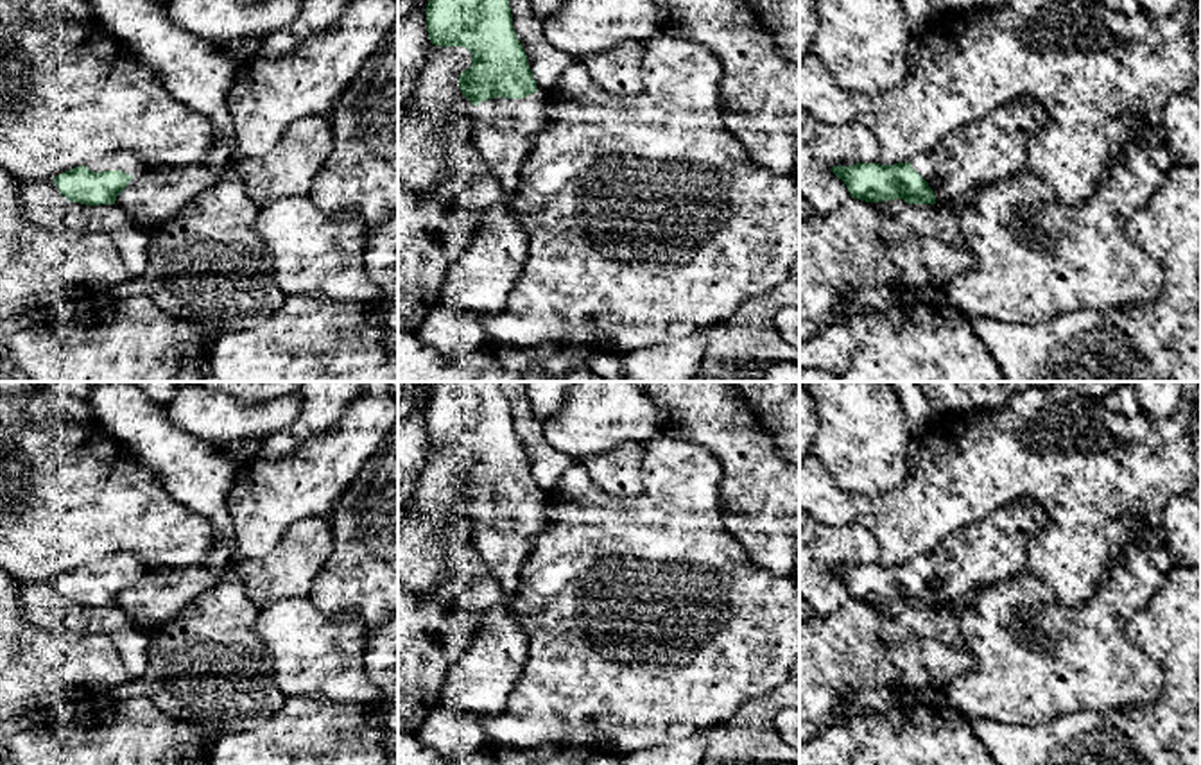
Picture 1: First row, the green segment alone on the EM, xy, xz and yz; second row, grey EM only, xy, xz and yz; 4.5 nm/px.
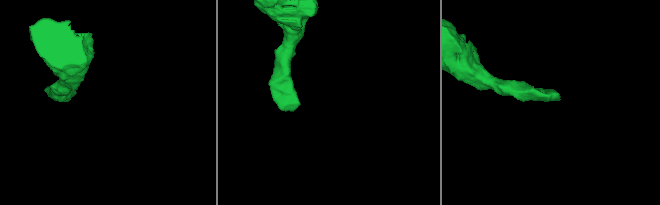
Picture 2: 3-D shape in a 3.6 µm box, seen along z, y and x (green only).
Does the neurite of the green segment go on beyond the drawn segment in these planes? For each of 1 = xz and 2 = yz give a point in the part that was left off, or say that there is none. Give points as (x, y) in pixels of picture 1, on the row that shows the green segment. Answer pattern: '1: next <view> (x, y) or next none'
1: next xz (504, 129)
2: next yz (990, 149)

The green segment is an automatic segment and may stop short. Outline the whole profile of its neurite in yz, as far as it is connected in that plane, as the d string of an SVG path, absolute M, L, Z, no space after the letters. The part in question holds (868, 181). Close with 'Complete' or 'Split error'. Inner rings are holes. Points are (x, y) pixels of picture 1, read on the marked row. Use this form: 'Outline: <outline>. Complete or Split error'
Outline: M1016 99L982 120L959 127L929 152L905 163L832 167L850 195L866 202L903 199L909 204L957 201L1025 167L1025 145L1047 124L1033 99Z. Split error

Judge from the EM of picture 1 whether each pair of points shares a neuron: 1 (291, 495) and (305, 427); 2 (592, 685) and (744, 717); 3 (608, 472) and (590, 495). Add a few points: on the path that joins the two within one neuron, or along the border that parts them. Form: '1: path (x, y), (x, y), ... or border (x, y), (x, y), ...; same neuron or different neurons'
1: border (337, 421), (291, 454), (262, 461); different neurons
2: border (769, 694), (748, 699), (730, 719); different neurons
3: border (583, 464), (604, 491), (637, 497); different neurons

